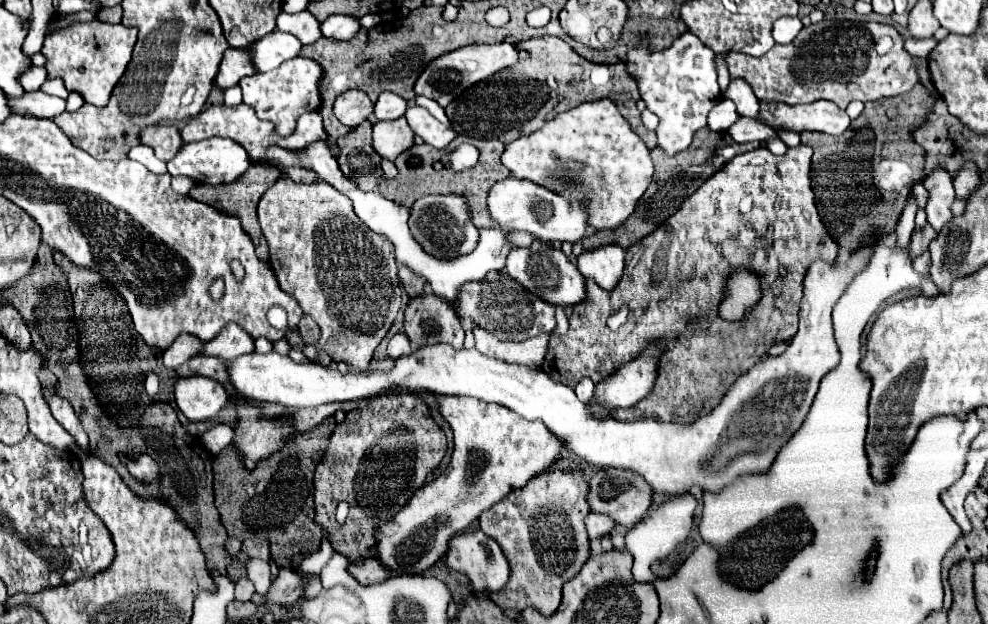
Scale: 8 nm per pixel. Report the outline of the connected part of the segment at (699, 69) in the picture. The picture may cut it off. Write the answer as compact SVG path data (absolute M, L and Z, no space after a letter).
M681 34L671 48L663 52L647 52L647 42L643 40L635 50L627 54L627 70L639 80L639 94L645 100L647 108L659 116L657 146L665 150L667 156L677 156L683 152L693 134L707 126L709 110L721 100L721 90L717 72L713 68L713 50L709 50L695 34Z

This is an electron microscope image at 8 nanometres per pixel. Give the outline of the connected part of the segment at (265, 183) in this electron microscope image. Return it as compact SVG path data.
M251 164L247 168L247 172L243 176L239 176L235 182L231 184L223 184L223 186L207 186L207 184L197 184L195 190L189 192L191 198L203 202L203 204L209 204L225 214L233 214L241 220L241 226L243 230L251 236L255 248L257 248L257 256L267 262L269 260L269 252L267 252L267 242L265 242L265 236L261 232L261 226L259 226L259 220L257 220L257 204L261 200L261 196L265 194L265 190L269 186L275 184L275 180L281 176L281 172L275 168L275 166L261 166L261 164Z

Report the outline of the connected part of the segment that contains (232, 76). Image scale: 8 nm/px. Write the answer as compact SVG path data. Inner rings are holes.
M227 48L213 86L219 90L227 90L235 86L243 76L255 74L257 70L251 66L249 58L251 58L249 48Z

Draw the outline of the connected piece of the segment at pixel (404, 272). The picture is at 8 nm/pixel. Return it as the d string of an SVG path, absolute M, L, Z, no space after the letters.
M401 266L401 268L399 268L399 278L401 278L401 282L403 282L403 286L405 286L405 290L407 290L407 294L409 294L411 298L423 294L425 280L423 280L421 276L417 276L413 270L409 270L407 266Z

